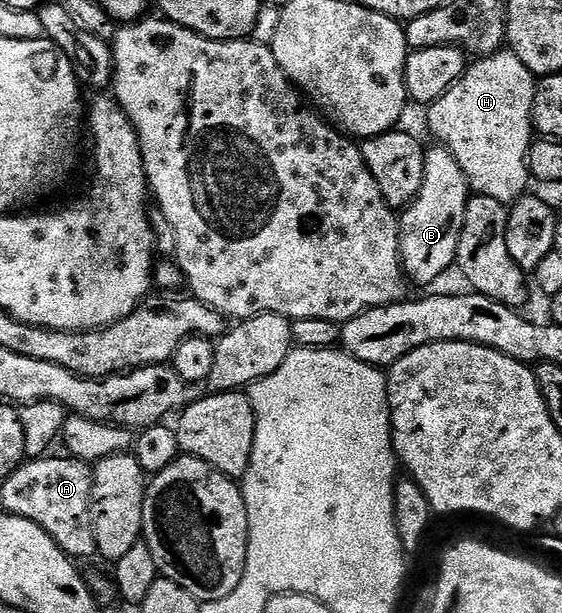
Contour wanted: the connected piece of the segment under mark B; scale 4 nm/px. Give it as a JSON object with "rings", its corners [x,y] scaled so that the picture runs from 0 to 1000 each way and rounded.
{"rings":[[[783,233],[772,238],[772,243],[756,243],[753,305],[746,305],[746,318],[721,336],[710,354],[714,437],[737,467],[753,468],[763,468],[788,442],[810,432],[817,390],[831,351],[831,331],[838,320],[824,272],[810,266],[810,253],[802,253],[802,246]]]}

